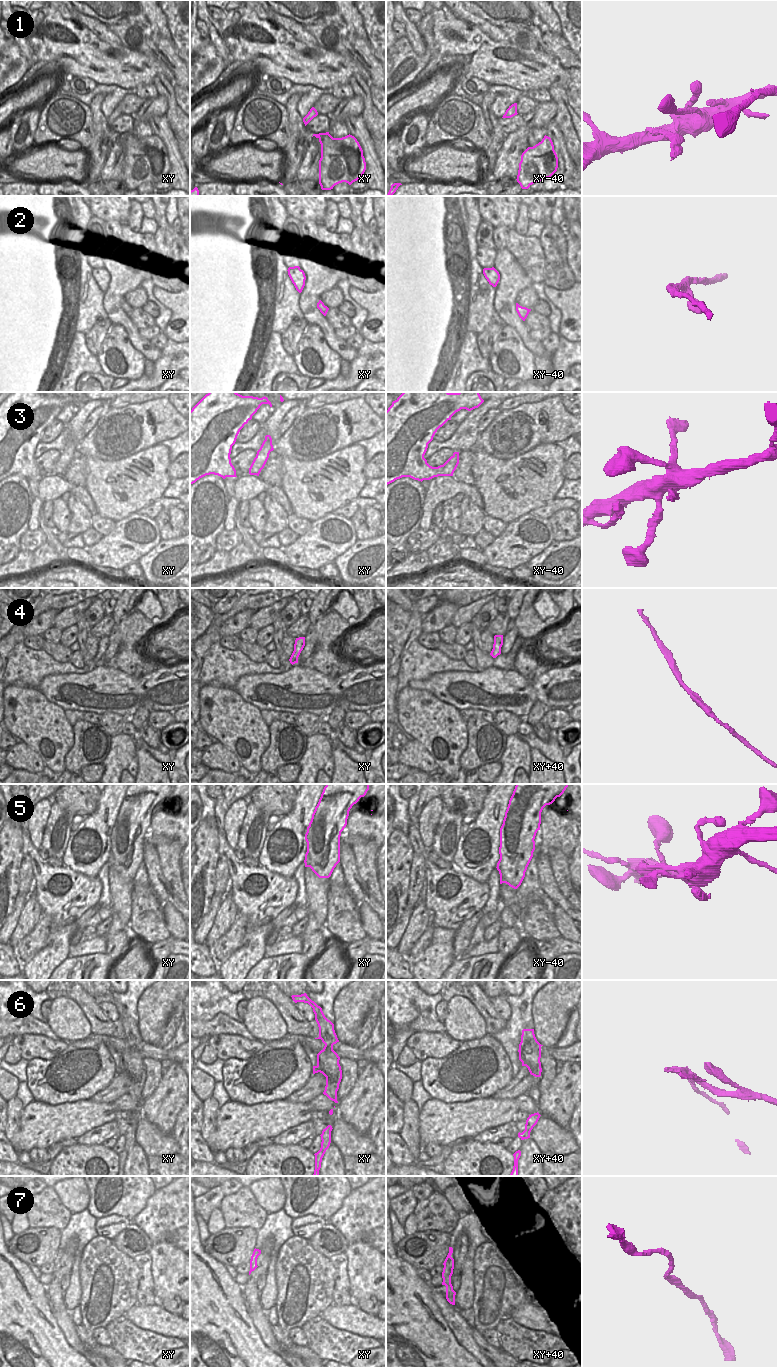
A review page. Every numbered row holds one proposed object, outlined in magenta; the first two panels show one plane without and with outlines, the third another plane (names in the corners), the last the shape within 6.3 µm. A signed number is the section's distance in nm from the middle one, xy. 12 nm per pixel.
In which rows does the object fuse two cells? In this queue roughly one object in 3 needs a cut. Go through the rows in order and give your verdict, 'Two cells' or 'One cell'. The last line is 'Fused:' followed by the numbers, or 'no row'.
1: One cell
2: One cell
3: Two cells
4: One cell
5: Two cells
6: Two cells
7: One cell
Fused: 3, 5, 6

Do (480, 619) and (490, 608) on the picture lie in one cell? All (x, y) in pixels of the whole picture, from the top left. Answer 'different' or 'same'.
same

